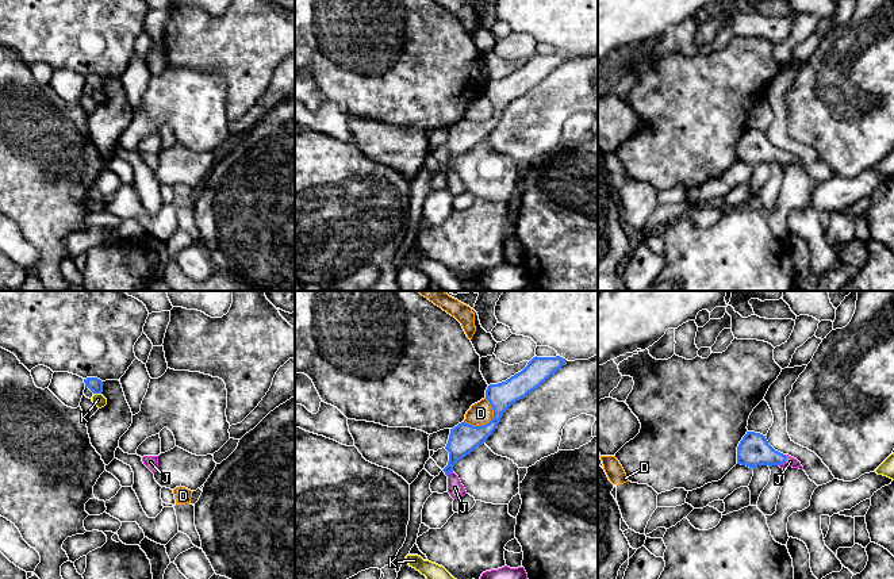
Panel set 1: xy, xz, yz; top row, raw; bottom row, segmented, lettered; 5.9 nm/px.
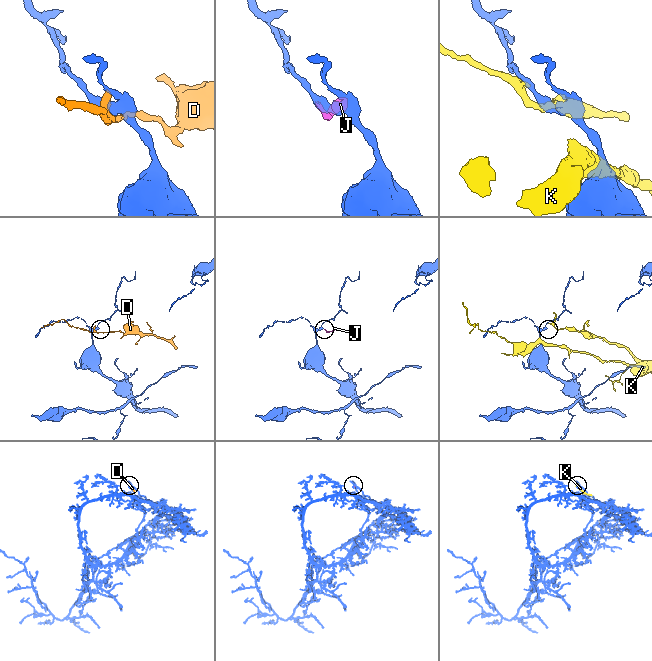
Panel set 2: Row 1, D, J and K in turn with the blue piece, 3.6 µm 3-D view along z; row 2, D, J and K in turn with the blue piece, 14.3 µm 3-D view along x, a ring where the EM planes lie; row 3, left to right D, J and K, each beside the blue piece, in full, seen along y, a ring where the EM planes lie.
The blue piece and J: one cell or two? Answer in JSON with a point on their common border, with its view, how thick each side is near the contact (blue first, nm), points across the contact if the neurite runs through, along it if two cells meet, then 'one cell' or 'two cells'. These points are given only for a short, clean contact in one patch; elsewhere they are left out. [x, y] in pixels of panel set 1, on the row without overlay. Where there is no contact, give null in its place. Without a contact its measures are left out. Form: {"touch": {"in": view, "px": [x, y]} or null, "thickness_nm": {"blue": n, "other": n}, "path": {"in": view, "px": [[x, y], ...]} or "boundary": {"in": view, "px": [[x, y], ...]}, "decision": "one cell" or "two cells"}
{"touch": {"in": "yz", "px": [785, 157]}, "thickness_nm": {"blue": 190, "other": 60}, "path": {"in": "yz", "px": [[754, 146], [770, 154], [785, 157], [790, 158]]}, "decision": "one cell"}

